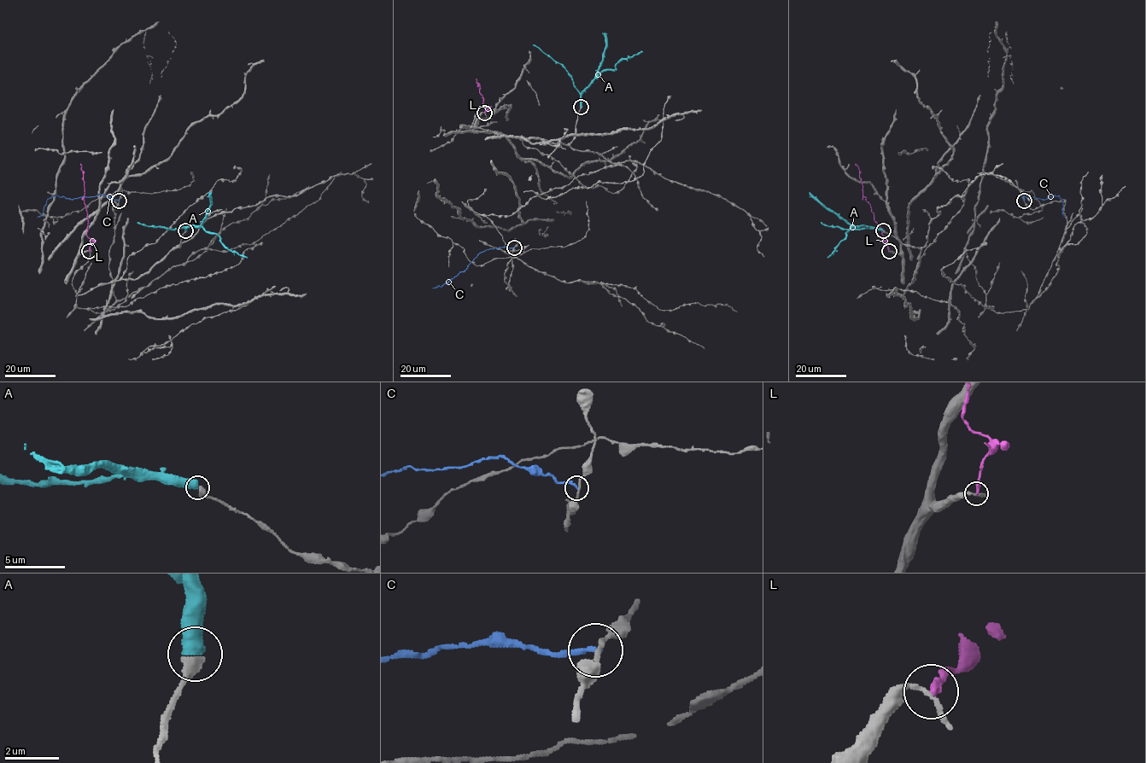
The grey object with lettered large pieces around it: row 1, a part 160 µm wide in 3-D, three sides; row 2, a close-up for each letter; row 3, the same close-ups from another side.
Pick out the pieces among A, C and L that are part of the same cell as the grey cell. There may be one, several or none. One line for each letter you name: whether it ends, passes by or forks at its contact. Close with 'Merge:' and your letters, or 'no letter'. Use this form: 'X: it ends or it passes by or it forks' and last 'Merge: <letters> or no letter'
Merge: no letter

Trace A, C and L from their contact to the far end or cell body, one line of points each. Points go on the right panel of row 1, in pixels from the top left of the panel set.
A: (883, 230), (854, 226), (827, 258)
C: (1024, 200), (1025, 195), (1044, 200), (1058, 196), (1062, 200), (1065, 217)
L: (889, 251), (870, 204), (863, 195), (856, 163)

